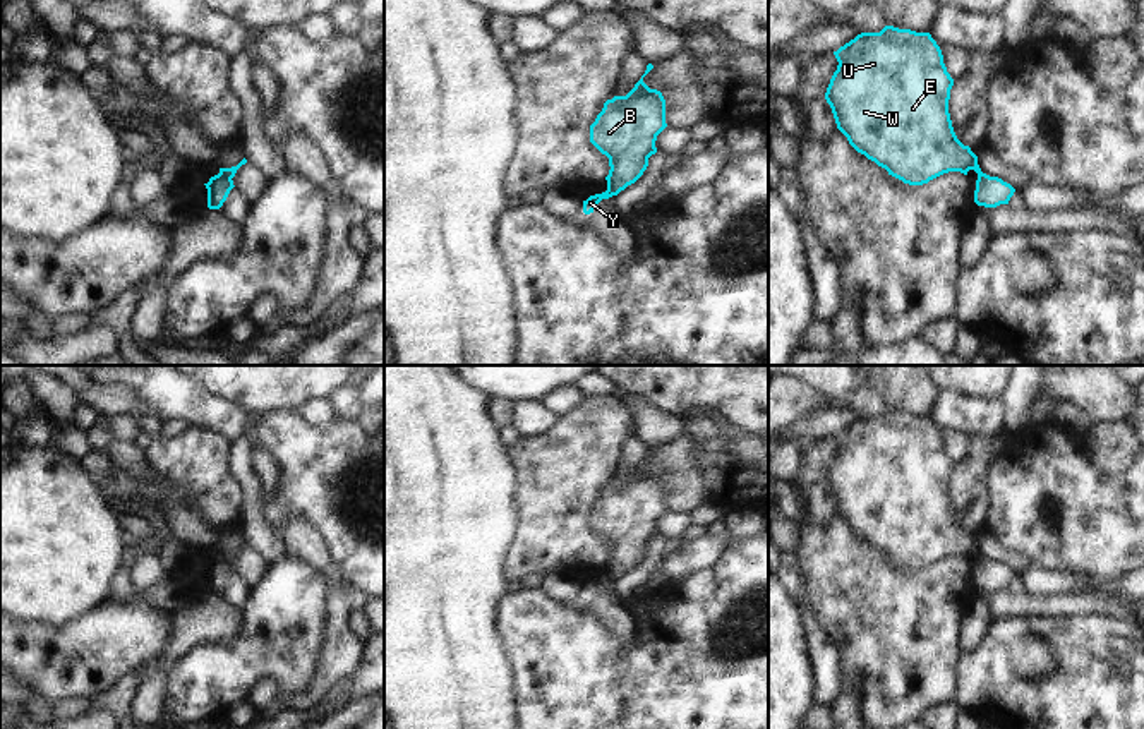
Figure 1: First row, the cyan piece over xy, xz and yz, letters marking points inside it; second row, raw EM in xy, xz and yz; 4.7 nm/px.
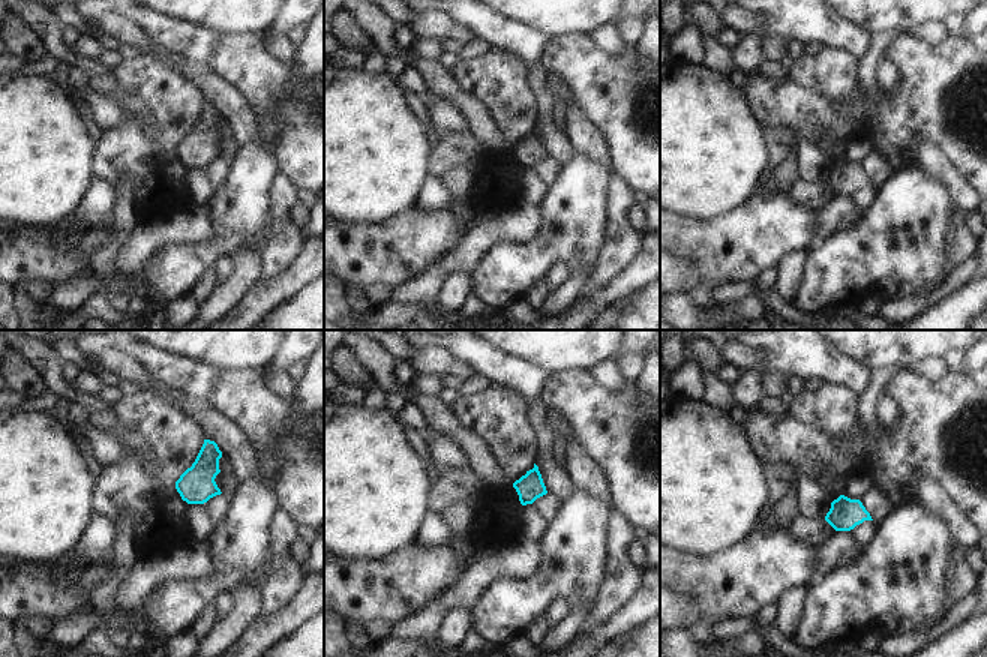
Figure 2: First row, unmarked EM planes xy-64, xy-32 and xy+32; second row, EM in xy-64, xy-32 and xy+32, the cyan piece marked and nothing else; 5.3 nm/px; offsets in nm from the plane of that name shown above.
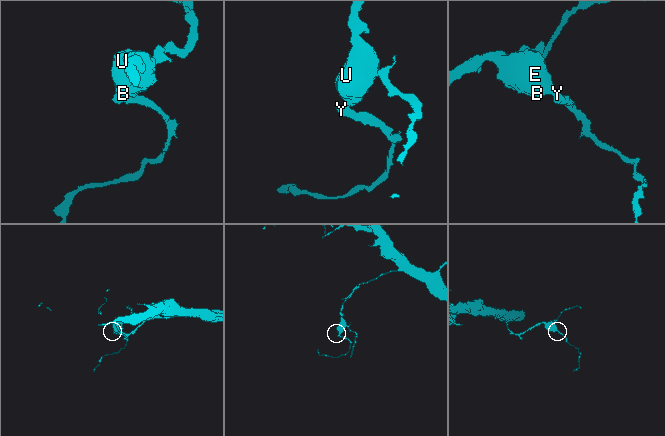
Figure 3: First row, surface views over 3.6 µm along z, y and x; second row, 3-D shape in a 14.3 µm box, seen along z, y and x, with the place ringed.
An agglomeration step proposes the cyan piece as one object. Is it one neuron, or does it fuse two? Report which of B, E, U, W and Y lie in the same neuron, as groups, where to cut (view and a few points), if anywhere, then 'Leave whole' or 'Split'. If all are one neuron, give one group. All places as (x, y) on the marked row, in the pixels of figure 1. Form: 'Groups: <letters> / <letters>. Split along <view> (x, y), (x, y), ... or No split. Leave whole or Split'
Groups: B E U W / Y. Split along xy (220, 172), (230, 179). Split.

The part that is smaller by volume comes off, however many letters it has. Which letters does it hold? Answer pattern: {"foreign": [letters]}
{"foreign": ["Y"]}

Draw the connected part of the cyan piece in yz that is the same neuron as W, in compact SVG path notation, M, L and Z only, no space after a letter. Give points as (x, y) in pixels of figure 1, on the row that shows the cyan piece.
M885 26L880 33L861 33L837 51L839 65L825 93L837 129L849 144L888 175L909 185L923 185L948 173L981 173L978 156L964 146L948 113L954 79L930 33Z

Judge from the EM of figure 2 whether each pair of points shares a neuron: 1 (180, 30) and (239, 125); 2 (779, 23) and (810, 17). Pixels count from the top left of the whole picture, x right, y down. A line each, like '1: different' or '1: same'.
1: different
2: same

